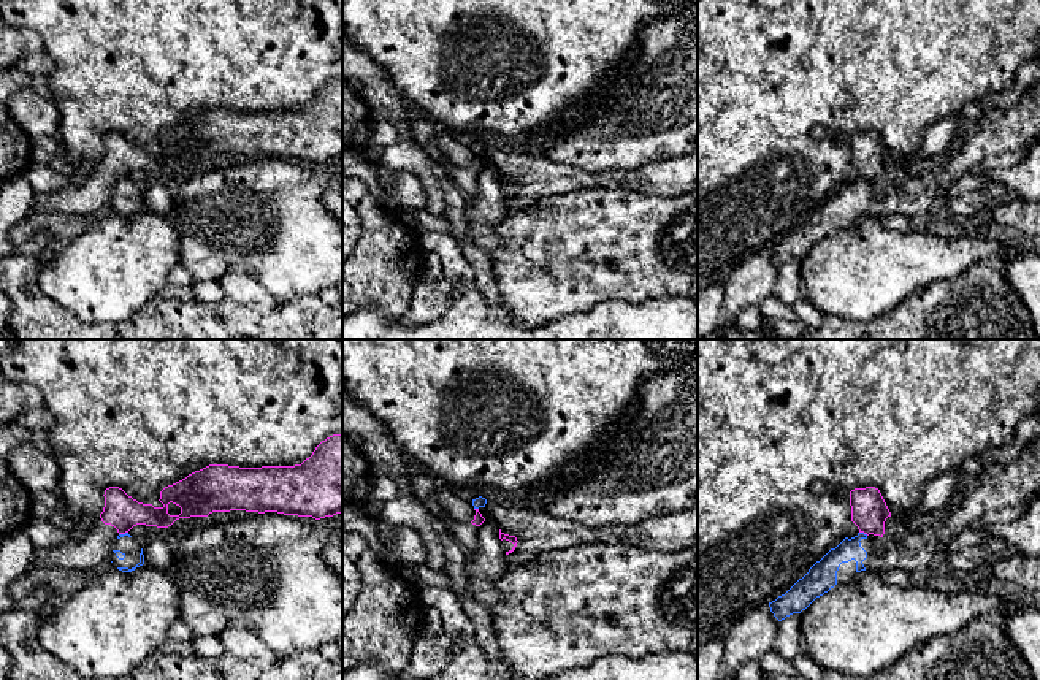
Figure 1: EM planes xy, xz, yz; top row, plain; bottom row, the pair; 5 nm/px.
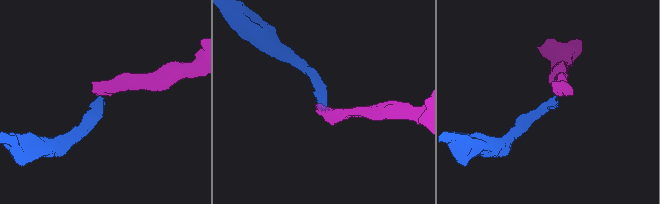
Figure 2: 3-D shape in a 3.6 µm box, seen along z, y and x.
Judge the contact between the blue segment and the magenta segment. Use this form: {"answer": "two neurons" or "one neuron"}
{"answer": "two neurons"}

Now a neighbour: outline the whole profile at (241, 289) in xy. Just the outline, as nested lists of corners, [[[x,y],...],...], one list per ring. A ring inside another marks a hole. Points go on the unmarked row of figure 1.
[[[227,274],[217,284],[224,290],[225,300],[260,312],[271,312],[281,303],[247,274]]]

